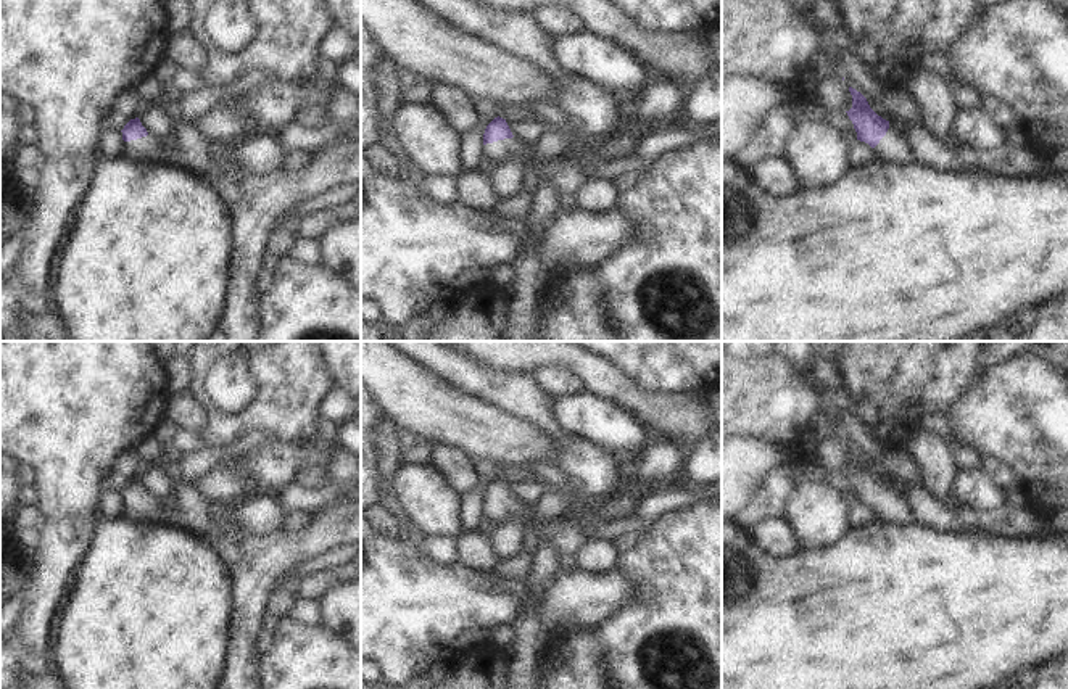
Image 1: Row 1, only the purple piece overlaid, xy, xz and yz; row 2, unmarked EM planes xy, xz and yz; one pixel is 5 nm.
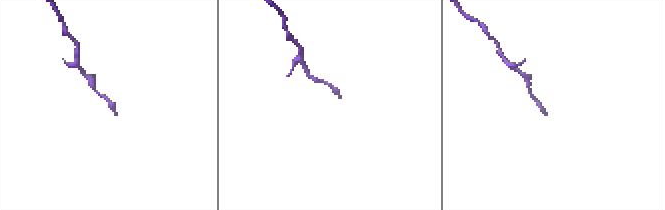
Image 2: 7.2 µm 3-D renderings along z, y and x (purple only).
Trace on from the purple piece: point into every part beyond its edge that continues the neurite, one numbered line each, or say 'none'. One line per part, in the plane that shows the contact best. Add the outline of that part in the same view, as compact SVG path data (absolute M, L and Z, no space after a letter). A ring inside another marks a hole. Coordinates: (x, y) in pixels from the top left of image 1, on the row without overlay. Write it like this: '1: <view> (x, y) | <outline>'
1: xz (661, 457) | M656 439L644 448L636 480L609 499L598 501L588 510L570 509L561 515L561 522L546 522L536 526L532 522L532 509L512 499L498 501L483 507L482 528L485 531L501 526L512 518L525 528L540 533L562 560L570 560L591 534L609 533L609 526L633 514L640 499L656 486L667 486L670 475L686 457L689 441Z

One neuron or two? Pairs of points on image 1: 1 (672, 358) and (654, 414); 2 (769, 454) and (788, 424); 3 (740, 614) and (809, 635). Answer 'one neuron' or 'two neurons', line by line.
1: two neurons
2: two neurons
3: one neuron

